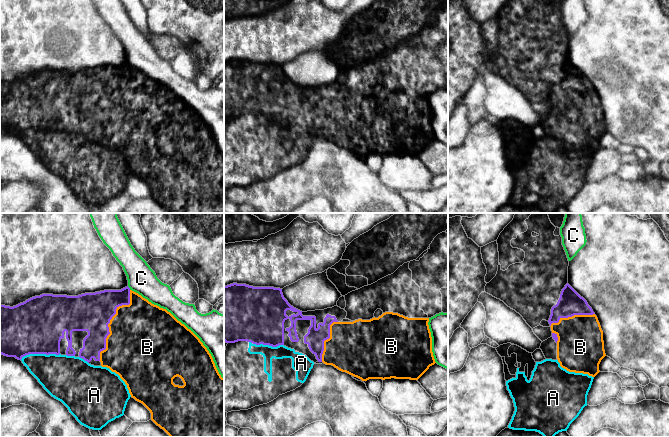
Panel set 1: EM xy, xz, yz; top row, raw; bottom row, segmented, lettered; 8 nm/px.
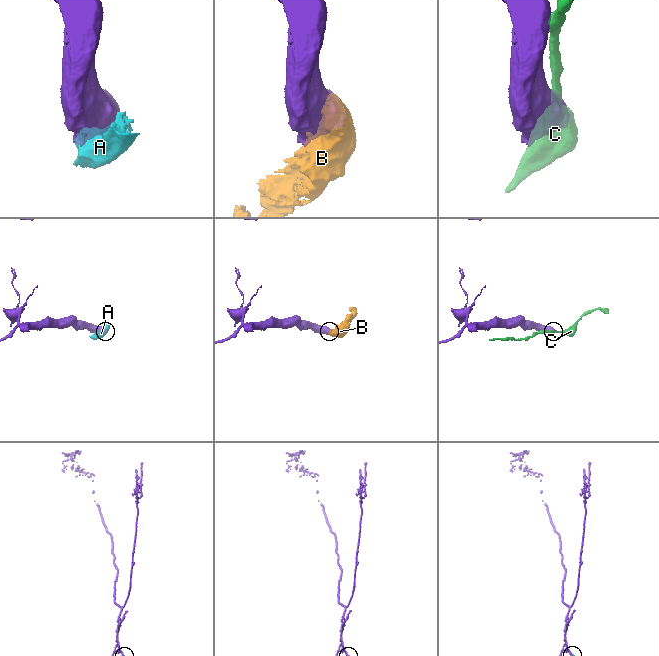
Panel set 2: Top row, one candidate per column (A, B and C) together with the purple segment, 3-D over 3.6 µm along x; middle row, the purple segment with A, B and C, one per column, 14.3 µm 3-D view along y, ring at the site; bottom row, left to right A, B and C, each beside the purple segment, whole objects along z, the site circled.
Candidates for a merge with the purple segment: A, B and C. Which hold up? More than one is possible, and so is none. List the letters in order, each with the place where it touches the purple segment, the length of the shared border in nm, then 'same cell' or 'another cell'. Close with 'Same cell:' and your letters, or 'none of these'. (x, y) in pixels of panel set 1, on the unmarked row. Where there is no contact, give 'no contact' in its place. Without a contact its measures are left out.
A: xy (39, 129) | 320 nm | another cell
B: xy (109, 98) | 600 nm | same cell
C: xy (129, 64) | 40 nm | another cell
Same cell: B

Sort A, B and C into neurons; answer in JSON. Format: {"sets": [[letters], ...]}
{"sets": [["A"], ["B"], ["C"]]}

